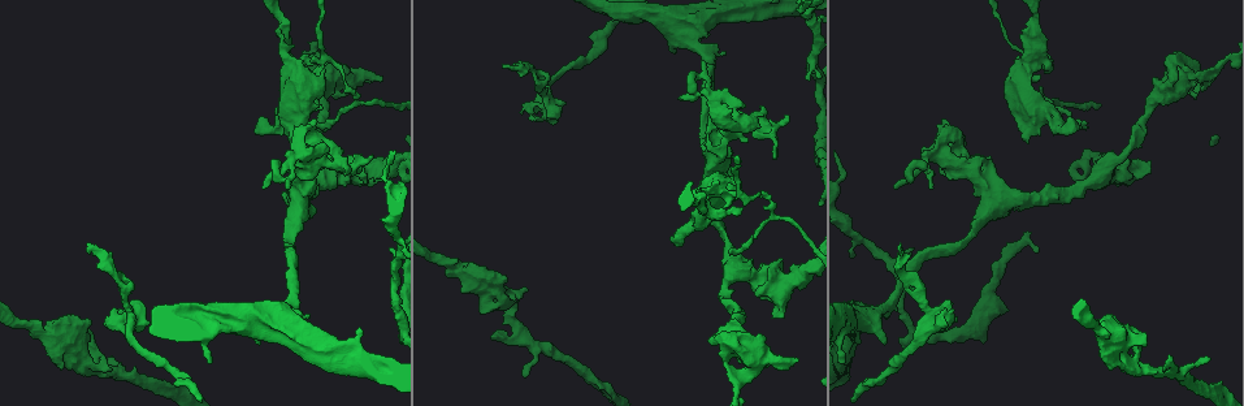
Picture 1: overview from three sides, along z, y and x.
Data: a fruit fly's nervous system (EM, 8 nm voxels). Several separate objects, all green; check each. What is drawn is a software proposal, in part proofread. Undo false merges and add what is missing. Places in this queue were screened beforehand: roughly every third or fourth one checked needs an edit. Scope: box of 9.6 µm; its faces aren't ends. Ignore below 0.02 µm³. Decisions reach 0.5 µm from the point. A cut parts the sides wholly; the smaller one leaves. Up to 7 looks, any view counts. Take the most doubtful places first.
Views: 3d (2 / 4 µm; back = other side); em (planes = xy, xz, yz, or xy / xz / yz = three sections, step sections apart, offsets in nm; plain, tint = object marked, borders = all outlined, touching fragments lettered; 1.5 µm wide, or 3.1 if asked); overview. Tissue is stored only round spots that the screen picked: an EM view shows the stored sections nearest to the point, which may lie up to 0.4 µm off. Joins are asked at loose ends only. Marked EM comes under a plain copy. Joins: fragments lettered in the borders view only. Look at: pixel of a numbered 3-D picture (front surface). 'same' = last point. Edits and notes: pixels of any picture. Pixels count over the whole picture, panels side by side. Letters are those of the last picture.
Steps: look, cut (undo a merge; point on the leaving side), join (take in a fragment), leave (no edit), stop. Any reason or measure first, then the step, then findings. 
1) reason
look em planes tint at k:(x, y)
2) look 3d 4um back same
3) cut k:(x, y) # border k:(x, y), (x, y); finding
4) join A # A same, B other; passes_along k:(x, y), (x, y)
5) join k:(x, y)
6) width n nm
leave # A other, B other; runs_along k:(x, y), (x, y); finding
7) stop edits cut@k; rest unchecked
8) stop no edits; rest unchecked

thick turns thin
look em planes borders at 1:(755, 126)

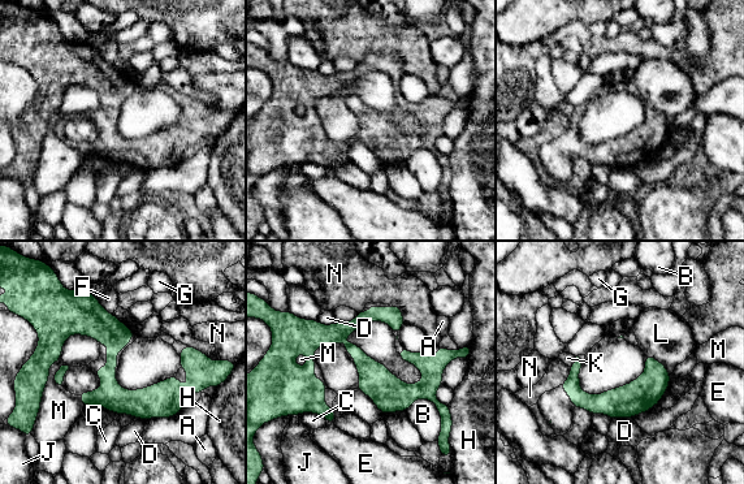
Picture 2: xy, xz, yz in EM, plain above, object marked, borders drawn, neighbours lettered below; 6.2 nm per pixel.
width 20 nm
leave # A other, B other, C other, D other, E other, F other, G other, H other, J other, K other, L other, M other, N other; border 2:(645, 354), (657, 359), (670, 374); one cell here

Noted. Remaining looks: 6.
branch stops here
look em planes borders at 1:(900, 249)

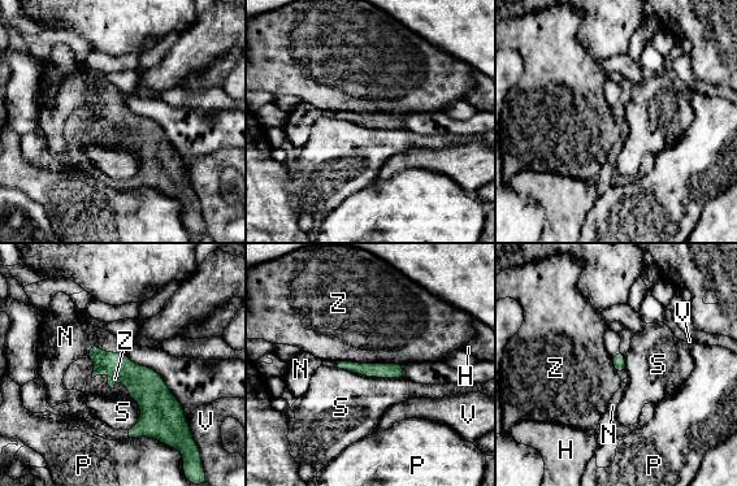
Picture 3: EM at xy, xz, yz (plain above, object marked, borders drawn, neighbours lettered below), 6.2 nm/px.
width 80 nm
join N # H other, N same, P other, S other, V other, Z other; it goes on there

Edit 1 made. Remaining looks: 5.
redraw
look overview

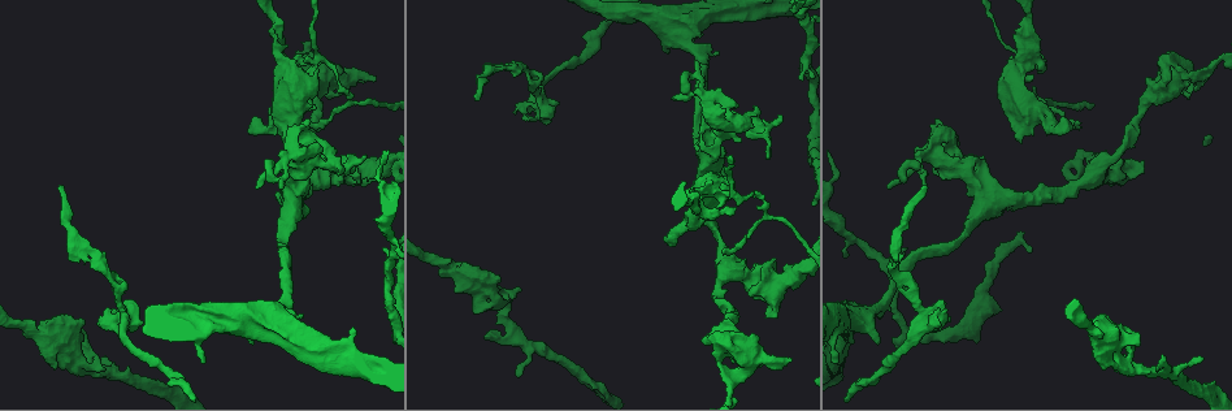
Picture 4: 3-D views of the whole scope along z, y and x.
an open end
look 3d 2um back at 4:(675, 243)

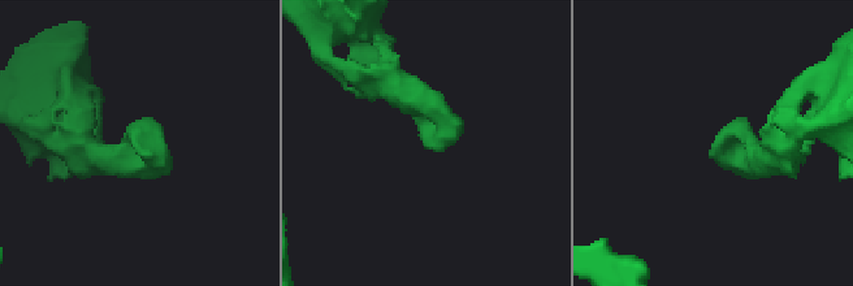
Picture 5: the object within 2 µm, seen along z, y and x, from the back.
look em yz step 4 tint at 5:(711, 157)

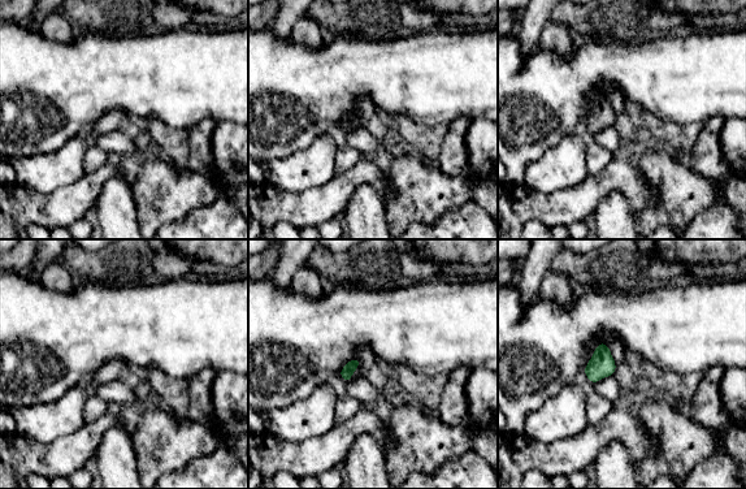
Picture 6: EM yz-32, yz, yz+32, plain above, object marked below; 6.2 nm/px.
see the neighbours
look em yz step 4 borders same

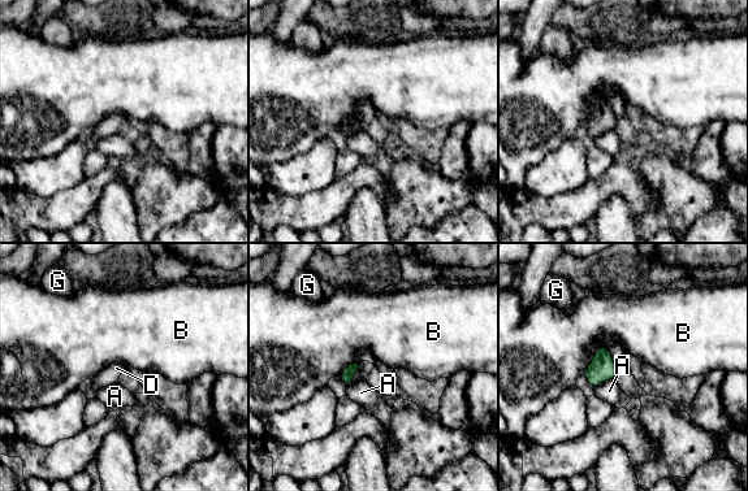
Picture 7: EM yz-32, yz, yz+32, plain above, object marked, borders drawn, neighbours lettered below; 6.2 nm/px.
width 110 nm
leave # A other, B other, D other, G other; none of them fits

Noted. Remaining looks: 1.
stop edits join@3; rest unchecked

